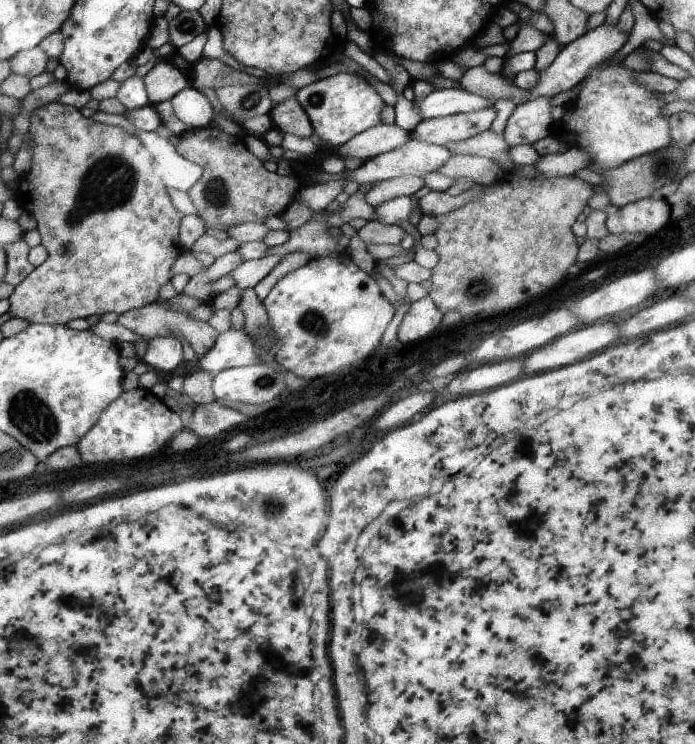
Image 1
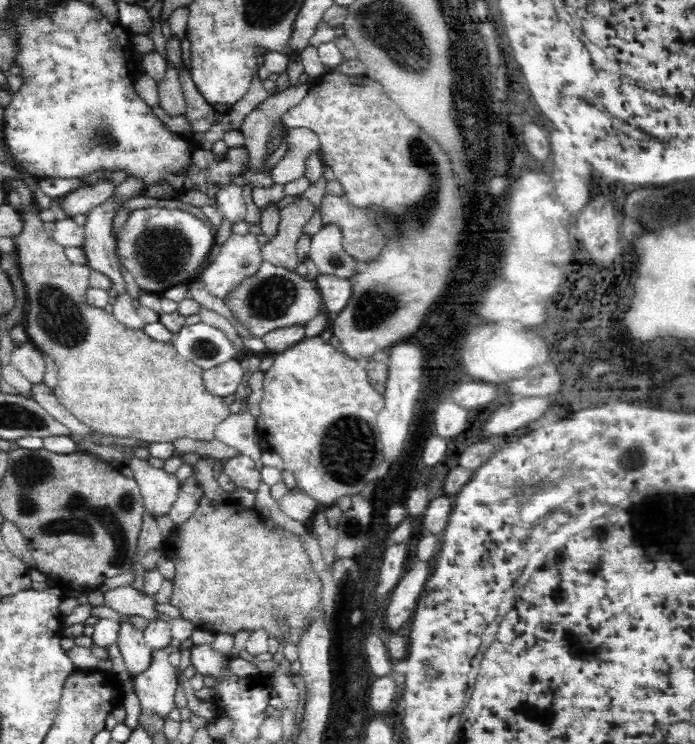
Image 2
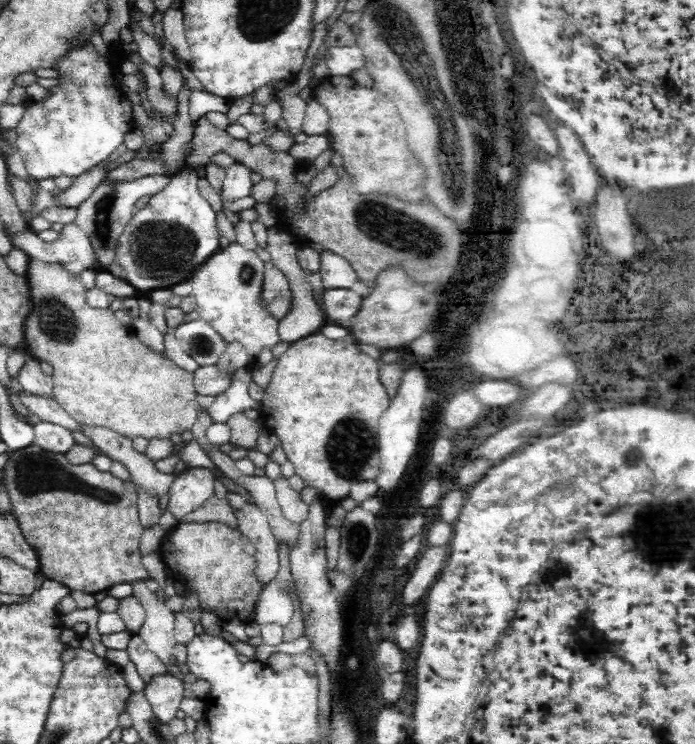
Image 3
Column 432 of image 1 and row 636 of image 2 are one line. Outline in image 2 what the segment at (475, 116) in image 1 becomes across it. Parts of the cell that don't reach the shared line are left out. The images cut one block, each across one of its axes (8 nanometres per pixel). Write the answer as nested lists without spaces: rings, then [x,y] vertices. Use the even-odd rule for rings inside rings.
[[[120,623],[117,636],[118,648],[131,677],[140,674],[150,666],[151,648],[146,645],[144,633],[131,623]]]

